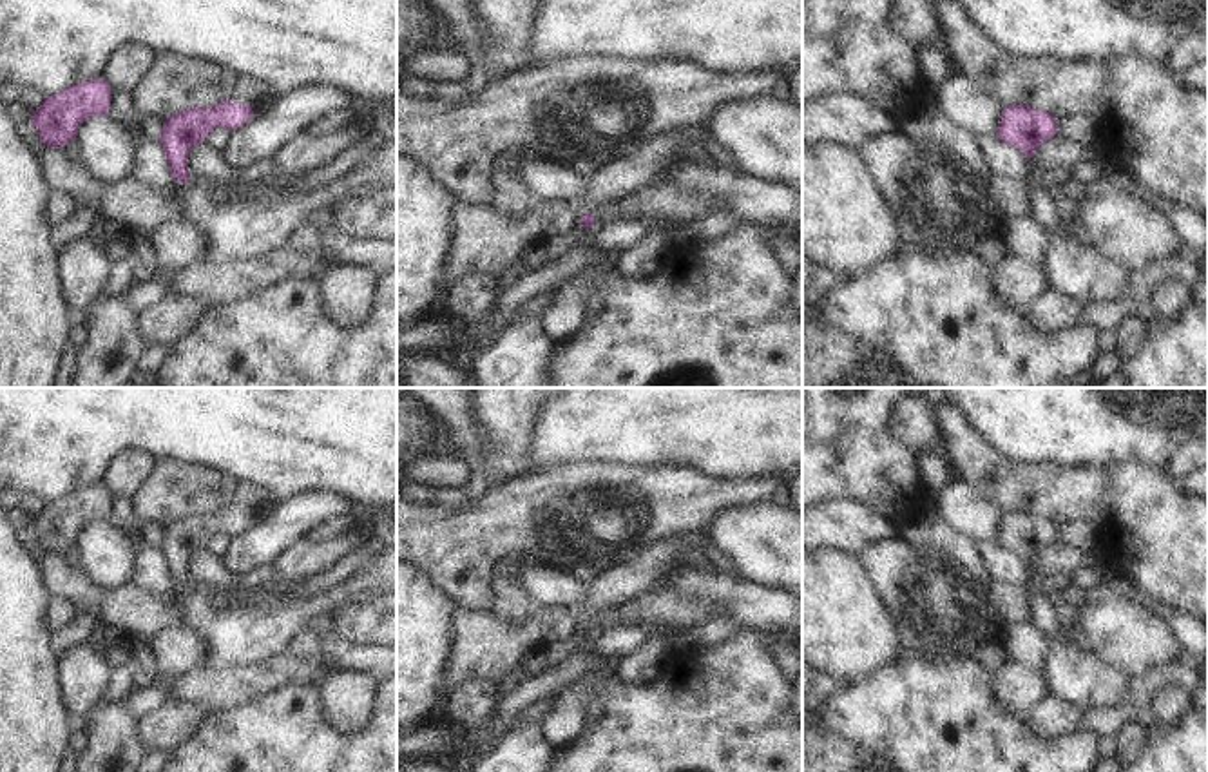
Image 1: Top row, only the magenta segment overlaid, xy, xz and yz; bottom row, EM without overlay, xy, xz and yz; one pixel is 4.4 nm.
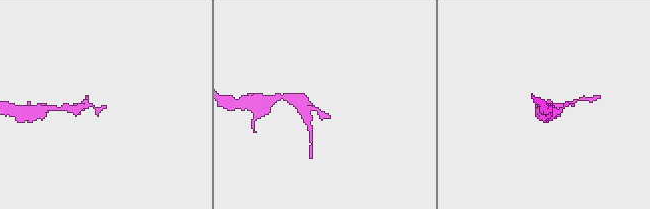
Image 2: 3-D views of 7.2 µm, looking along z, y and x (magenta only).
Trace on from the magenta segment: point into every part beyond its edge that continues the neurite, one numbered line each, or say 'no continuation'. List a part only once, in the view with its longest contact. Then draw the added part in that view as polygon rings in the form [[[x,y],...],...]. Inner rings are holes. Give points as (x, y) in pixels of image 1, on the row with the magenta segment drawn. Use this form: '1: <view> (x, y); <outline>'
no continuation

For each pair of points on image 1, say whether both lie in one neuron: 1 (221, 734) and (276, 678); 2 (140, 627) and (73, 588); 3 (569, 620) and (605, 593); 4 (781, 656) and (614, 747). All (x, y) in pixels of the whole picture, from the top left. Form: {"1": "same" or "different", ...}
{"1": "different", "2": "same", "3": "different", "4": "different"}

